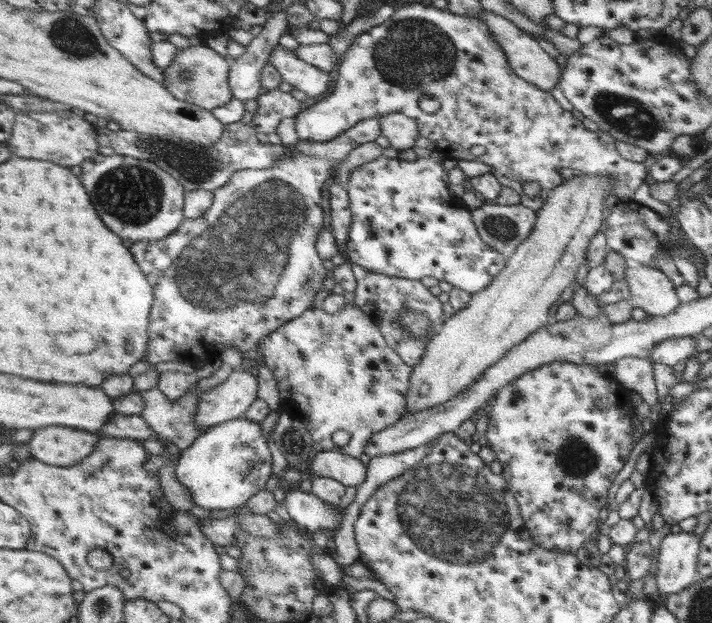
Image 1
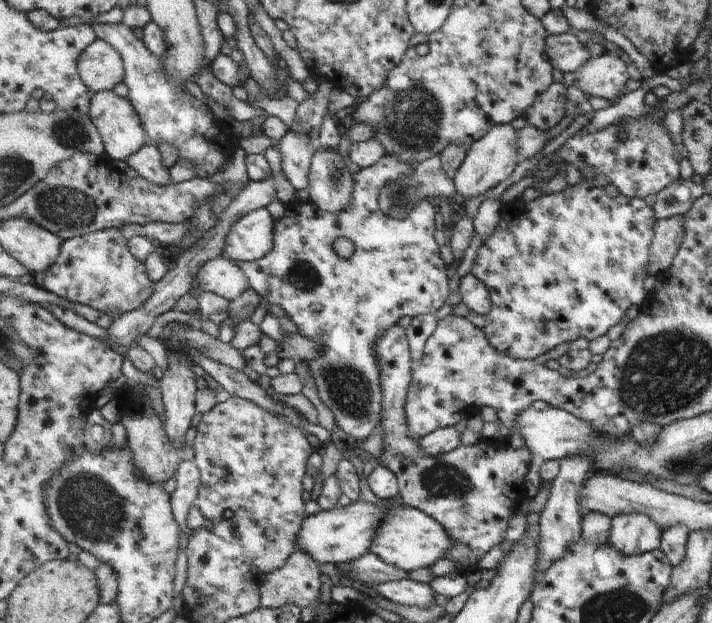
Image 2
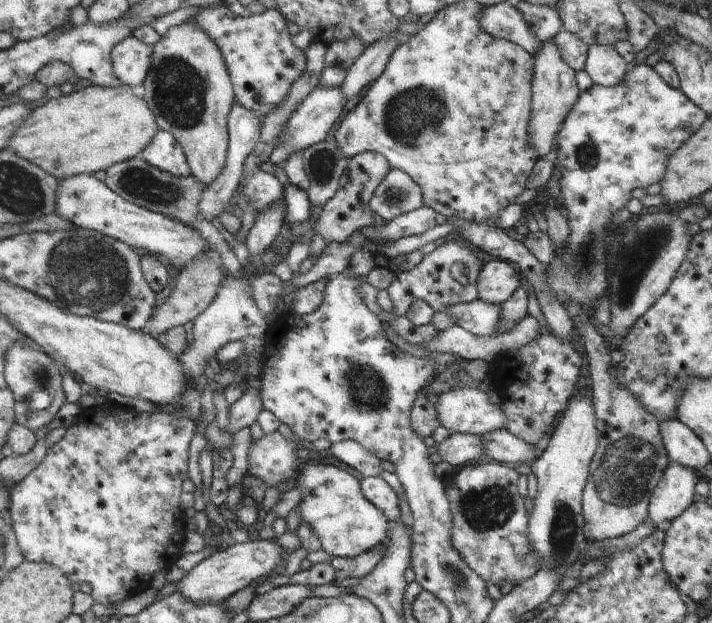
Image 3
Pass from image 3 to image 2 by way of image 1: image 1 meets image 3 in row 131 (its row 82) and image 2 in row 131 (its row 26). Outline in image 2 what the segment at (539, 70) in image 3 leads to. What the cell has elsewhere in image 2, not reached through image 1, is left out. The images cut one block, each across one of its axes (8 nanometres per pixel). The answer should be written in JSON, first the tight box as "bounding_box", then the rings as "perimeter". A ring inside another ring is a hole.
{"bounding_box":[453,124,521,198],"perimeter":[[[501,124],[495,128],[489,128],[487,134],[483,138],[479,138],[477,142],[473,142],[467,148],[467,154],[463,158],[463,164],[459,166],[453,182],[453,188],[457,190],[457,194],[461,194],[463,198],[471,198],[471,196],[479,196],[483,192],[487,192],[489,188],[497,186],[499,182],[503,182],[513,168],[521,162],[519,158],[519,148],[517,148],[517,130],[513,128],[513,124]]]}

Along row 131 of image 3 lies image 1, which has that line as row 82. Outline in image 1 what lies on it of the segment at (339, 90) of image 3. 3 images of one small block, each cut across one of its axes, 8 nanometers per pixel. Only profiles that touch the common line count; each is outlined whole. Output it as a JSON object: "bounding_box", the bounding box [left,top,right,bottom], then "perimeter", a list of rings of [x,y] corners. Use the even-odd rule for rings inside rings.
{"bounding_box":[269,46,331,98],"perimeter":[[[279,46],[273,52],[269,62],[277,66],[277,70],[283,74],[283,80],[291,84],[295,90],[303,90],[311,98],[323,96],[325,92],[329,92],[331,74],[313,66],[311,62],[301,60],[297,54],[285,50],[283,46]]]}

